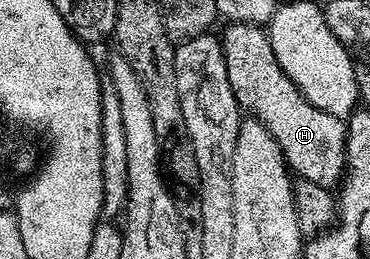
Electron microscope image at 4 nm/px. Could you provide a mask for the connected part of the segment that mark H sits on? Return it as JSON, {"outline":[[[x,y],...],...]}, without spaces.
{"outline":[[[230,24],[226,33],[221,33],[222,53],[226,59],[228,70],[228,82],[238,99],[239,109],[246,108],[253,119],[261,122],[276,138],[280,150],[286,159],[286,167],[290,169],[295,177],[316,182],[316,186],[324,186],[328,189],[335,187],[338,179],[343,179],[348,168],[348,157],[346,154],[346,129],[347,121],[324,110],[317,109],[308,102],[304,94],[285,76],[284,70],[280,68],[276,55],[273,53],[267,29],[256,24]]]}

